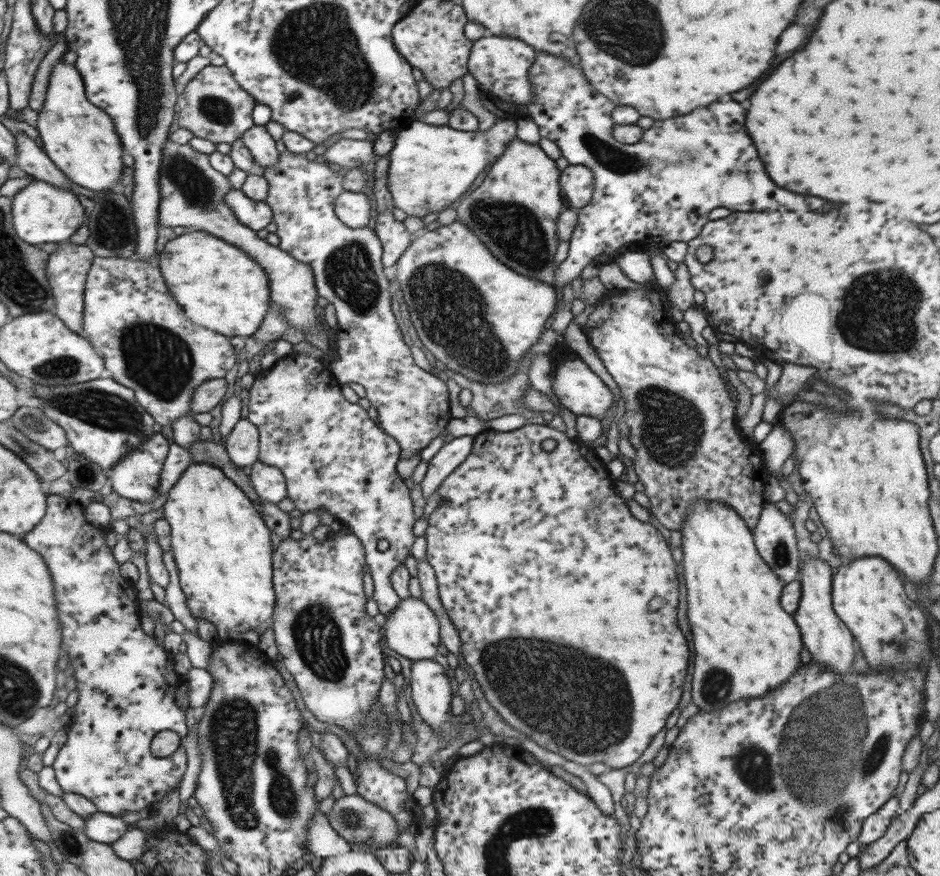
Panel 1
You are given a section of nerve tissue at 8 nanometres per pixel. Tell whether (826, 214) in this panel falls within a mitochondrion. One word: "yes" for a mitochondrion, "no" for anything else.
no

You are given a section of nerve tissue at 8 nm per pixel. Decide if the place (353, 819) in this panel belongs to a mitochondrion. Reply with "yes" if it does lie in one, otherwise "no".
yes

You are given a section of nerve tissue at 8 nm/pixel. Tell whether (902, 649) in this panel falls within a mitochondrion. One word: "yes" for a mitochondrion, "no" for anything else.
yes

